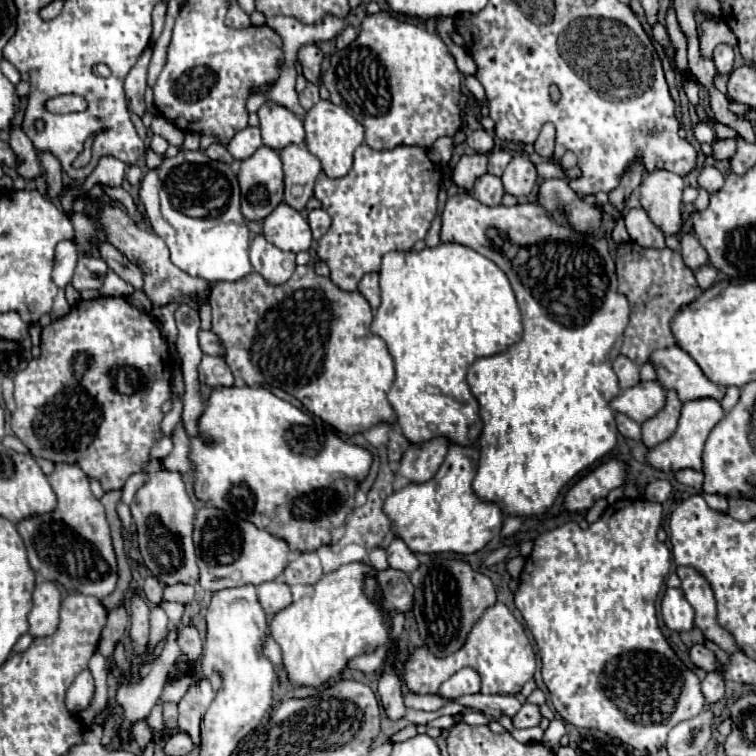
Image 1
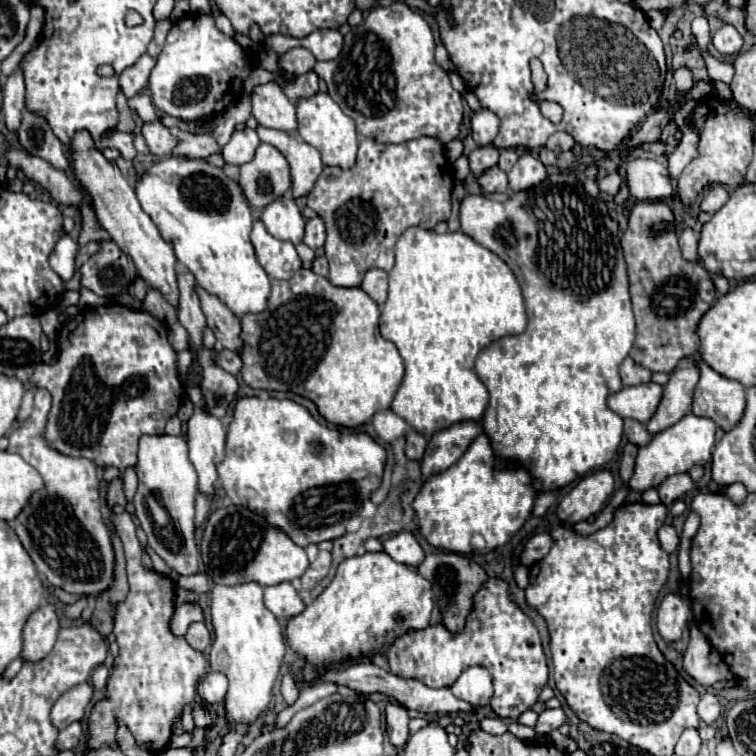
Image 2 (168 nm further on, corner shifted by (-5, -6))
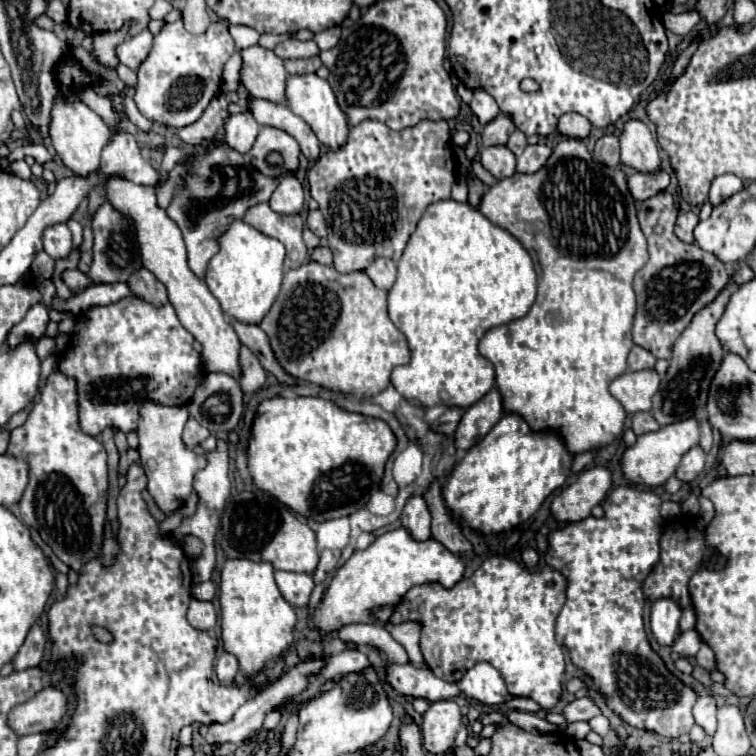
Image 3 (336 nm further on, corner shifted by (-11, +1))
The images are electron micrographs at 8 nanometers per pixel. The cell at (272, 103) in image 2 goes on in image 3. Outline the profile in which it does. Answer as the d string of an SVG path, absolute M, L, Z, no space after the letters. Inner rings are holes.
M250 46L242 50L242 84L248 88L252 98L262 98L274 104L286 102L286 80L288 74L284 64L272 50Z

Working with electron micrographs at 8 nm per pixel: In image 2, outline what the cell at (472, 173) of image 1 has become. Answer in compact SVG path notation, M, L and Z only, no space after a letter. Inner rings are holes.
M492 143L490 145L482 145L482 147L476 147L472 153L470 153L470 169L480 175L482 171L494 167L498 163L498 147L494 147Z

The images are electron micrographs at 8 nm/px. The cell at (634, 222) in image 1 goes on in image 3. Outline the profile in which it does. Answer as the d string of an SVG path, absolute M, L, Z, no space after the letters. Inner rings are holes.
M722 174L720 178L716 178L716 182L712 182L712 188L710 188L712 206L718 206L732 194L740 192L742 188L744 188L744 182L740 178L736 178L734 174Z

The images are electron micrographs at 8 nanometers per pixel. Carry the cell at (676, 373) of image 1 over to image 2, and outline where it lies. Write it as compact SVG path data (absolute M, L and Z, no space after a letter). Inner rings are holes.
M700 361L700 381L694 393L692 413L712 419L722 431L730 431L746 409L746 389L742 383L716 373Z

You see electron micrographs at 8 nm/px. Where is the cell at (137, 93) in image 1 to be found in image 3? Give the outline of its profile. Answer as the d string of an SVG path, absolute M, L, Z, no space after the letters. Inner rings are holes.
M144 30L144 32L132 36L130 40L122 42L120 46L116 46L116 54L124 66L128 66L130 70L138 70L140 64L148 58L148 54L152 50L152 42L154 42L154 38L152 38L150 30Z

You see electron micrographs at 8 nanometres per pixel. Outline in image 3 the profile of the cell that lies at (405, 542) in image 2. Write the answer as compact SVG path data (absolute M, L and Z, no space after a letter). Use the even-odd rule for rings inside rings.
M410 498L402 512L402 526L410 532L410 536L418 542L430 538L430 514L424 498Z

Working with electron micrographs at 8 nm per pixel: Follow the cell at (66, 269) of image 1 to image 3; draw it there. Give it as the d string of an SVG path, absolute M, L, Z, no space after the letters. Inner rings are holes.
M56 224L50 226L48 230L44 230L44 250L54 258L68 258L70 250L72 250L72 232L66 224Z

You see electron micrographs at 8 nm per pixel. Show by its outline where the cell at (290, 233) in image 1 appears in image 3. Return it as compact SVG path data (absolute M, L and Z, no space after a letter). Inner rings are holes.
M296 176L284 178L270 198L270 208L278 214L302 214L304 210L304 190Z

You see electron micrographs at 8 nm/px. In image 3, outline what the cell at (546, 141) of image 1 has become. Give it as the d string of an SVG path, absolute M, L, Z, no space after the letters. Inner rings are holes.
M572 112L572 114L564 114L564 116L560 118L560 122L558 122L558 132L560 132L562 136L578 138L578 140L584 140L584 138L588 136L590 128L592 128L592 124L590 124L584 116L574 114L574 112Z

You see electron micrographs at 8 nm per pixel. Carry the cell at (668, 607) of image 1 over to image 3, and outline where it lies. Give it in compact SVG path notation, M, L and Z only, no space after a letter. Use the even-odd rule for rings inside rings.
M658 598L650 608L650 630L660 644L672 644L678 634L682 610L672 598Z

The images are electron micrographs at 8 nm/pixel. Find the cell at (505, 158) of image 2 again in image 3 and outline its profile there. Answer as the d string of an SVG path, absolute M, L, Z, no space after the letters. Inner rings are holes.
M516 130L516 132L510 136L510 140L508 140L506 148L508 148L508 150L512 150L512 154L514 154L514 156L520 156L520 154L522 154L522 150L526 148L526 136L524 136L524 134L520 134L520 130Z

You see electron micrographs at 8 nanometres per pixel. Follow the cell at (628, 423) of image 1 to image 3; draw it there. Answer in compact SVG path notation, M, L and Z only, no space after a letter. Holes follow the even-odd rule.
M636 412L632 416L632 430L634 434L646 434L646 432L652 432L652 430L658 430L660 424L652 418L650 412Z

